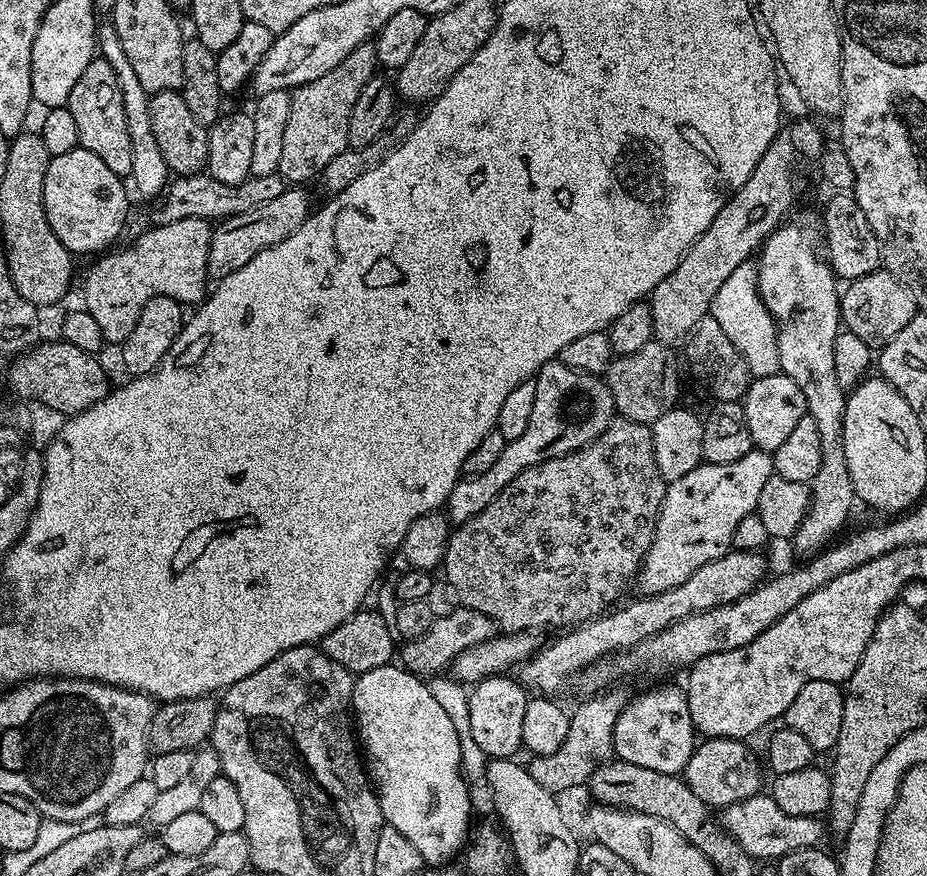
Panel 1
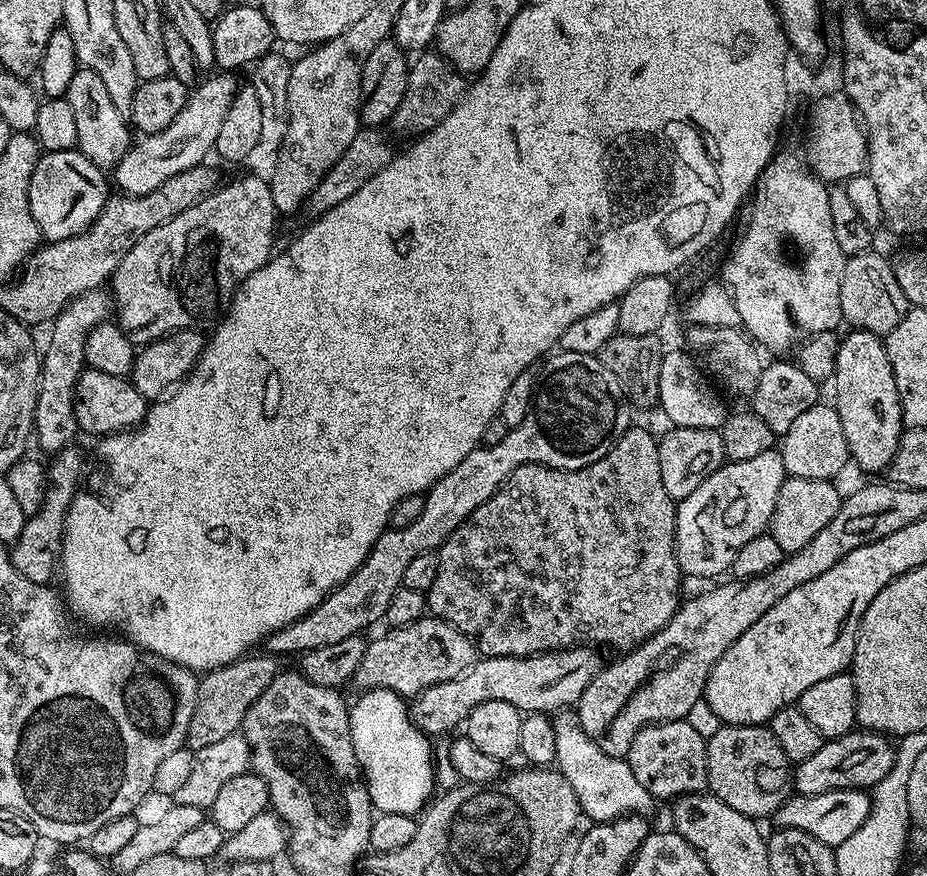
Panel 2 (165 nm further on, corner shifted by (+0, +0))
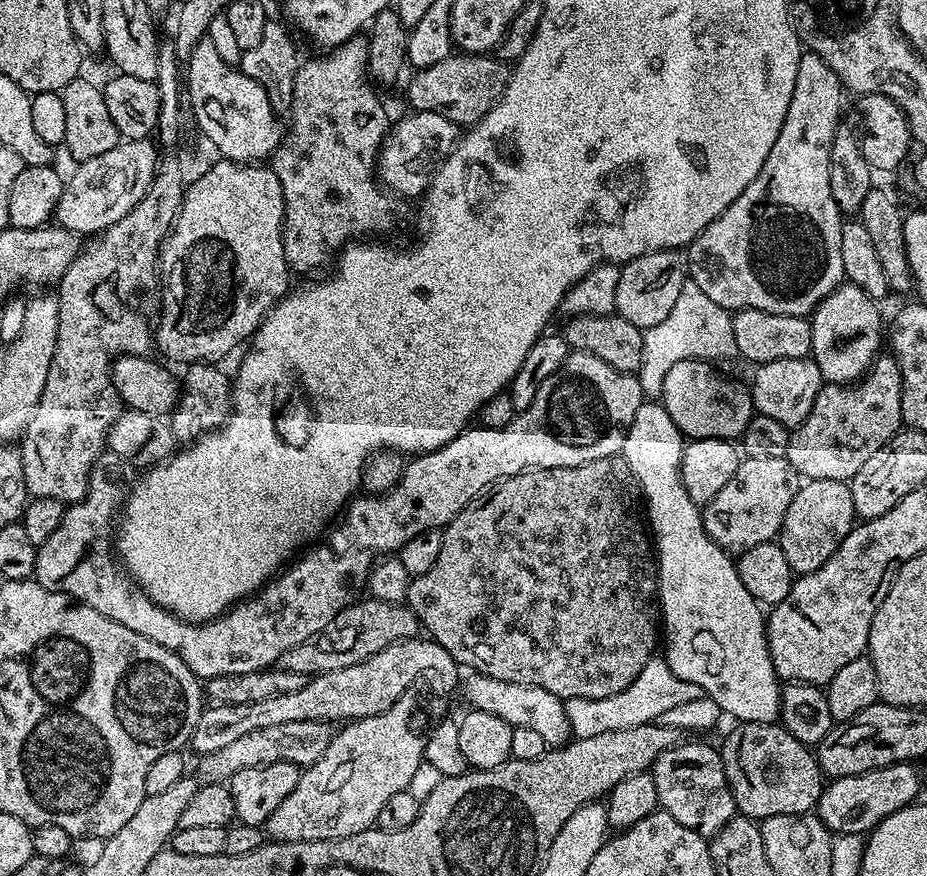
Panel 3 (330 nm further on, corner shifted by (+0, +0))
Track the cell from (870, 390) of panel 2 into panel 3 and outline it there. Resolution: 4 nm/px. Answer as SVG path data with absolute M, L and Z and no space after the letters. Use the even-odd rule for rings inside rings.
M843 283L810 313L811 360L829 384L855 384L872 367L880 348L880 308L873 297L858 286Z

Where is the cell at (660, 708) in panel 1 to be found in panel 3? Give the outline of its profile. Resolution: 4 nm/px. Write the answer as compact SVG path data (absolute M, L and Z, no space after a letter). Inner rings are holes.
M685 742L663 752L652 763L650 771L654 786L658 786L659 807L700 836L715 836L737 815L735 800L724 773L723 758L715 747Z

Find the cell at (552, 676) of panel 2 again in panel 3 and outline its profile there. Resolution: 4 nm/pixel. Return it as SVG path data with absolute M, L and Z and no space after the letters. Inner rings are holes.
M412 694L399 696L394 706L382 710L382 714L353 720L341 728L344 729L341 732L339 729L333 735L322 758L318 758L318 762L307 765L301 771L298 786L294 786L294 791L287 796L286 802L282 802L282 806L278 806L274 814L270 814L266 832L273 841L337 840L373 827L382 806L386 806L386 801L393 794L405 791L414 778L414 770L418 770L418 766L425 763L424 712Z

